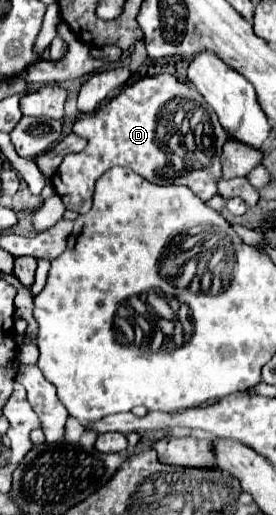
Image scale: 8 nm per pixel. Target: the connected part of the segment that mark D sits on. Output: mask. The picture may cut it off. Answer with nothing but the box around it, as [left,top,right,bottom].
[51,74,225,214]

